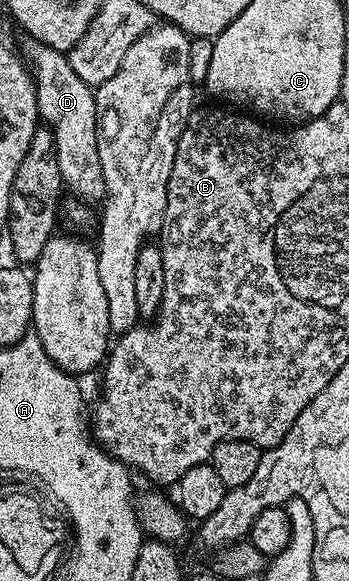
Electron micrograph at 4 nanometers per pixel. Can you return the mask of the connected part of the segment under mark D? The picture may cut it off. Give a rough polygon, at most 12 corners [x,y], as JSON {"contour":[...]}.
{"contour":[[31,39],[40,121],[64,189],[106,195],[93,86],[65,54]]}

